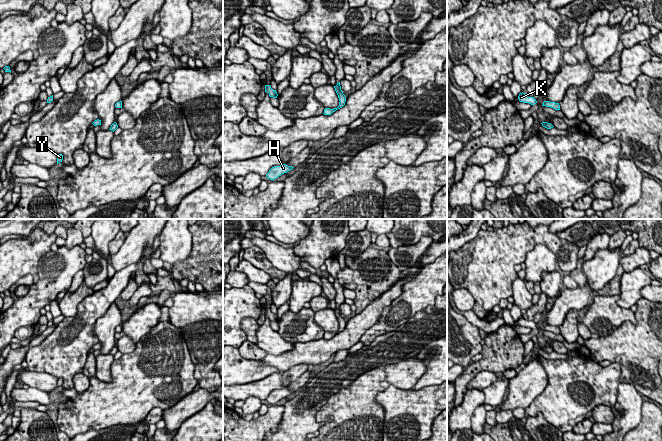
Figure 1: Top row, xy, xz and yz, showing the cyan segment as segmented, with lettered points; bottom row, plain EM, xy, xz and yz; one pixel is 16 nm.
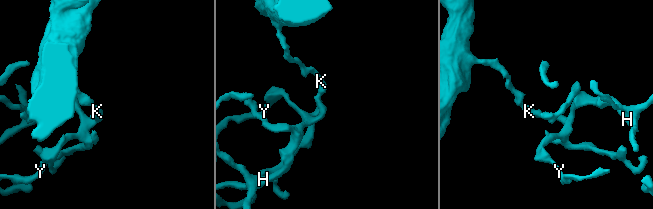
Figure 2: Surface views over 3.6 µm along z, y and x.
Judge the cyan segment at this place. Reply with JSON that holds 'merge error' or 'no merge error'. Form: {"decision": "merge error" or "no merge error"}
{"decision": "merge error"}

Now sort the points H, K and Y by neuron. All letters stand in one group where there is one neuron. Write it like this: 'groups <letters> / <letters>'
groups H Y / K

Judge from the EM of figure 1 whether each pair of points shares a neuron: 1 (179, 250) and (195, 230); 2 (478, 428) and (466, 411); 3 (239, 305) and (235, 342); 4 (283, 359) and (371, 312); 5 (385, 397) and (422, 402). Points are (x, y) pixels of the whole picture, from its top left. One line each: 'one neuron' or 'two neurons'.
1: two neurons
2: two neurons
3: one neuron
4: one neuron
5: one neuron

